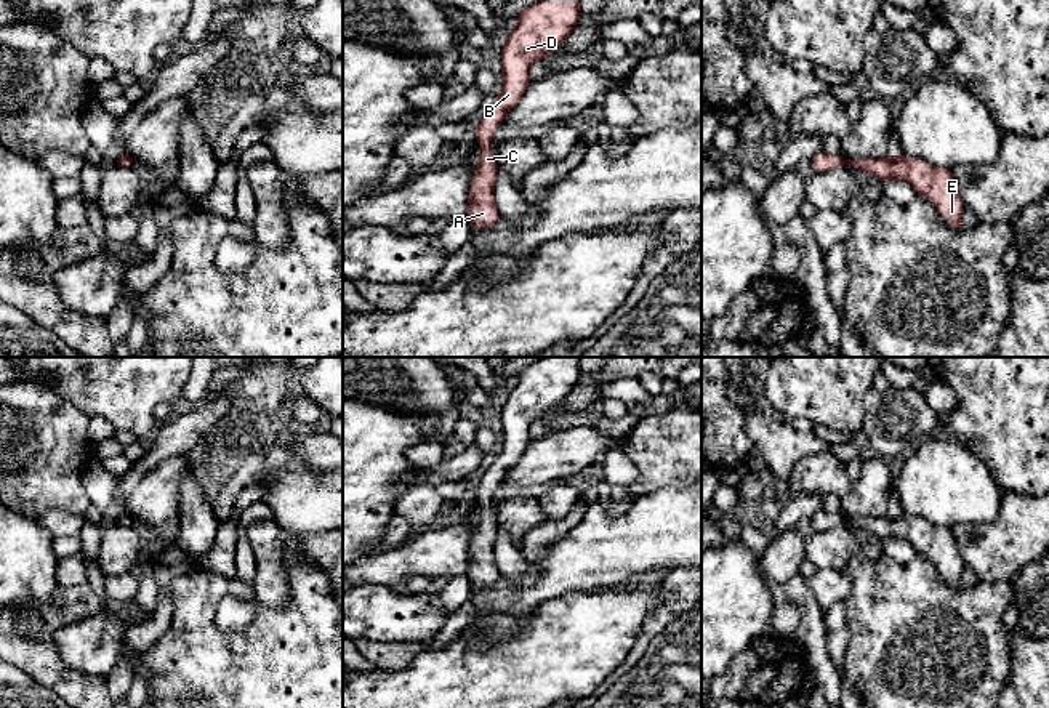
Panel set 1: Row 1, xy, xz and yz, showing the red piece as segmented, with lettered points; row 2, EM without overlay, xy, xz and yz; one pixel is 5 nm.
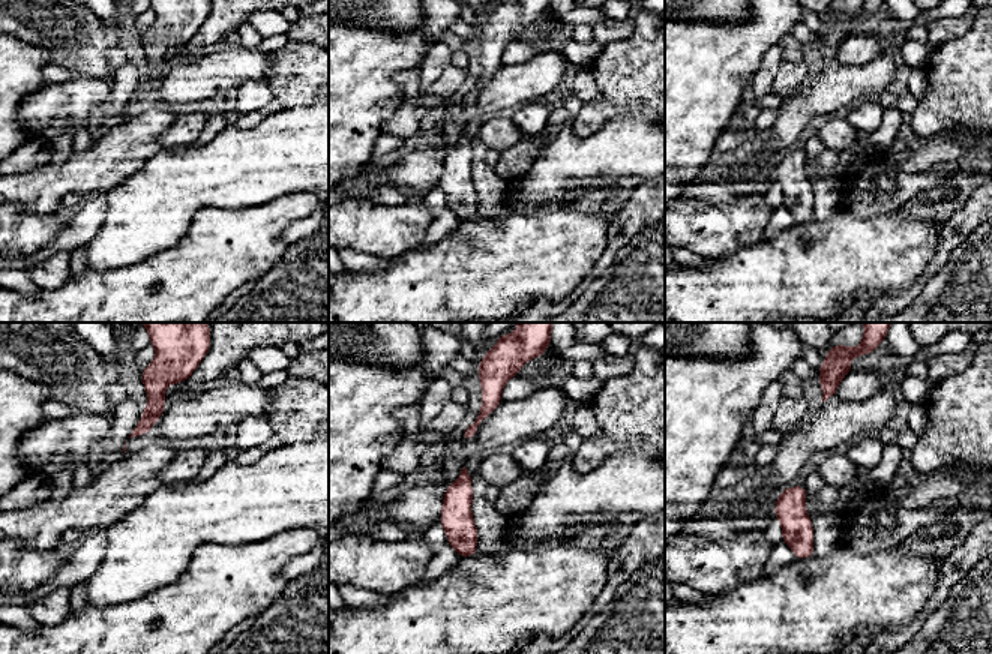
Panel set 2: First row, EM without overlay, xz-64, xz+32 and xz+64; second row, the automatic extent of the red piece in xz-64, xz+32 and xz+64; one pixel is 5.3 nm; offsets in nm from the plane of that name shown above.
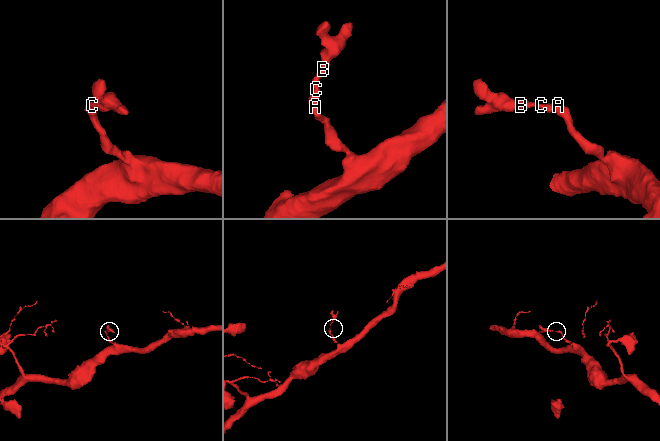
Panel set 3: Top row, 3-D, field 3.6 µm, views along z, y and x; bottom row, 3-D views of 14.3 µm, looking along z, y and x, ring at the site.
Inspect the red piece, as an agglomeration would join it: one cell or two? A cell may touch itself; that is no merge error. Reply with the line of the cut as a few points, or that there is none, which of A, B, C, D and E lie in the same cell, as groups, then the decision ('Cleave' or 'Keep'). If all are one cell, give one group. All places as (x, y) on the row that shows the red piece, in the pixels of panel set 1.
No split. Groups: A B C D E. Keep

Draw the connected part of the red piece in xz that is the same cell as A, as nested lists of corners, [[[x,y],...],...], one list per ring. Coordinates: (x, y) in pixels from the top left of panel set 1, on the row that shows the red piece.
[[[538,0],[517,16],[517,26],[514,30],[501,38],[503,90],[495,104],[485,112],[479,127],[472,131],[480,144],[477,170],[471,179],[464,215],[464,219],[469,223],[471,229],[492,227],[500,218],[493,200],[498,173],[496,155],[490,143],[493,133],[504,122],[508,111],[522,98],[530,85],[532,80],[529,77],[529,67],[535,61],[548,58],[551,51],[562,45],[577,27],[580,21],[580,6],[581,0]]]

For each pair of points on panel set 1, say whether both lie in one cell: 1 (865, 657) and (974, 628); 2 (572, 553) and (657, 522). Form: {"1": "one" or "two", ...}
{"1": "one", "2": "one"}

